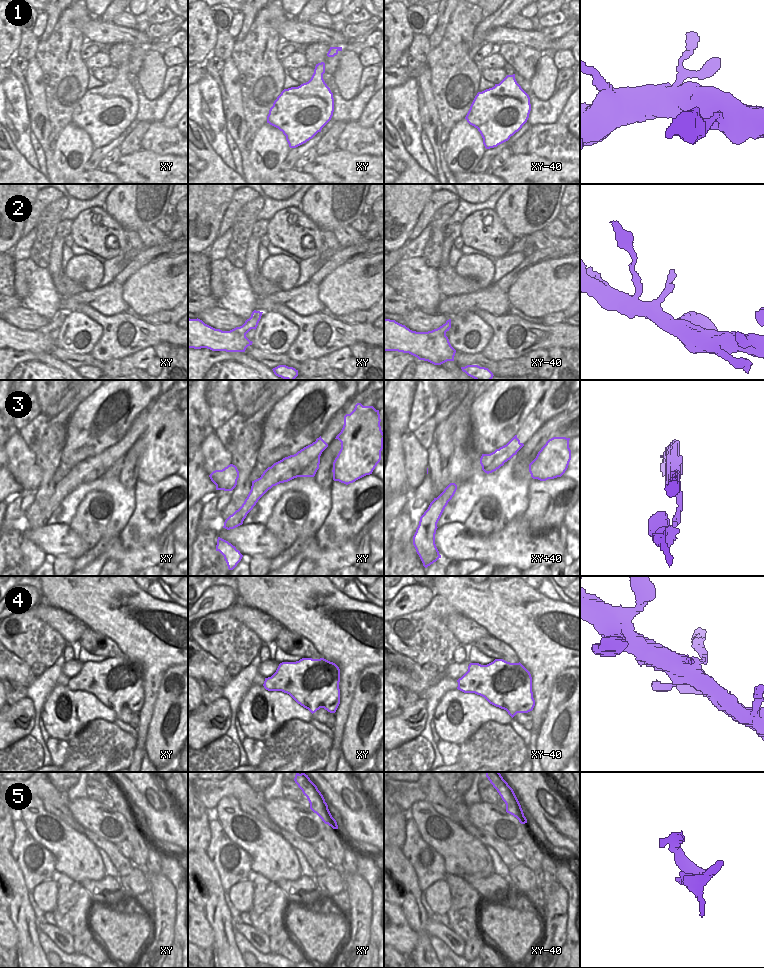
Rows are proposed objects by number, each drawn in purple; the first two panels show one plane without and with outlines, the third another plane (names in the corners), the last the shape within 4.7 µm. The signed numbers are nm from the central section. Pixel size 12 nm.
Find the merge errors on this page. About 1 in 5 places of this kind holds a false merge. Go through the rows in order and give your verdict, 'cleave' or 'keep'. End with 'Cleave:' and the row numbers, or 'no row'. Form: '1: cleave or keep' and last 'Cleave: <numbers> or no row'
1: keep
2: keep
3: cleave
4: keep
5: cleave
Cleave: 3, 5

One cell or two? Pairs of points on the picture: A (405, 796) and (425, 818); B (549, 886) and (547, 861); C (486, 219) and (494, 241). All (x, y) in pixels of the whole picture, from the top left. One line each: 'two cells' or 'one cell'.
A: two cells
B: one cell
C: one cell

